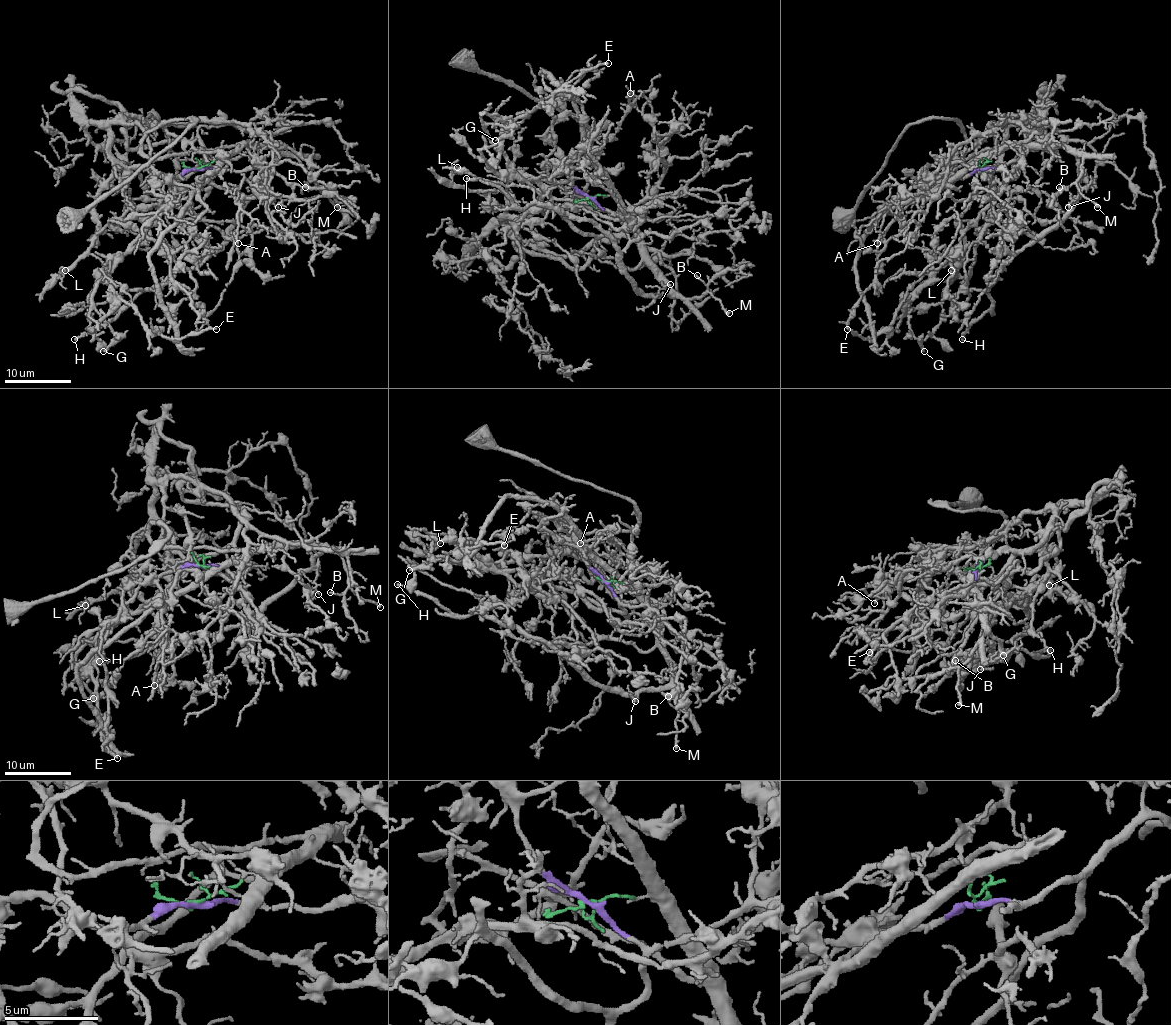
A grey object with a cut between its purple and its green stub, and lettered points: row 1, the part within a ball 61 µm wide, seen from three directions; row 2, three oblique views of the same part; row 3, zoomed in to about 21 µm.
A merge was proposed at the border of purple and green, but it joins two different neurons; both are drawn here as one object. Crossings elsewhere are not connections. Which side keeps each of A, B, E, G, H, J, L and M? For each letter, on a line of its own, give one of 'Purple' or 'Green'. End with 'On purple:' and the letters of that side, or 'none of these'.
A: Purple
B: Green
E: Purple
G: Purple
H: Green
J: Green
L: Purple
M: Green
On purple: A, E, G, L

